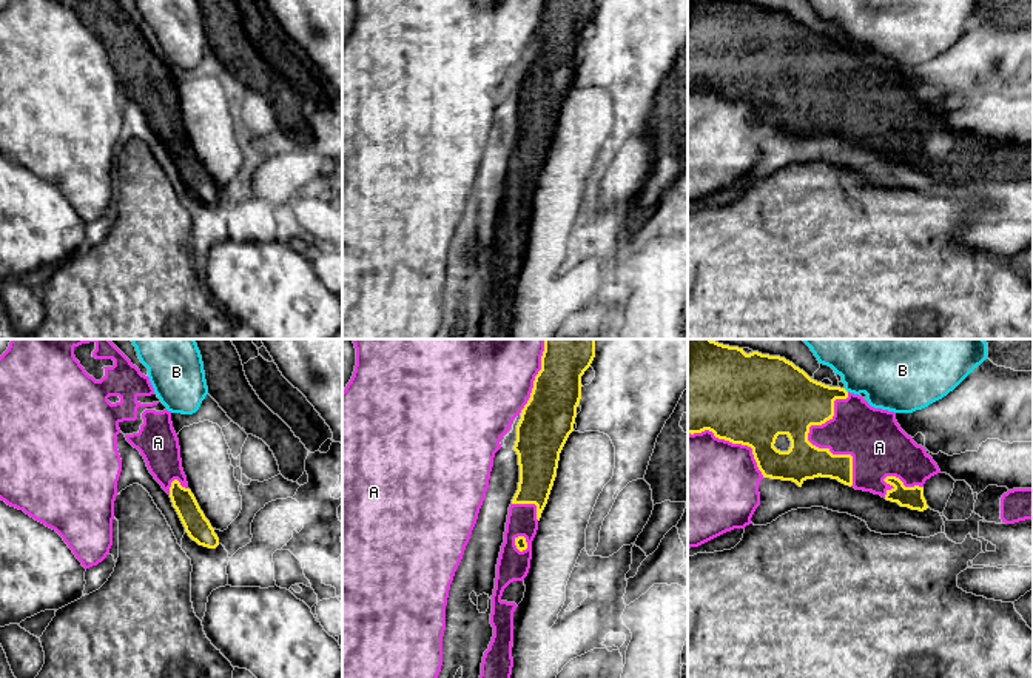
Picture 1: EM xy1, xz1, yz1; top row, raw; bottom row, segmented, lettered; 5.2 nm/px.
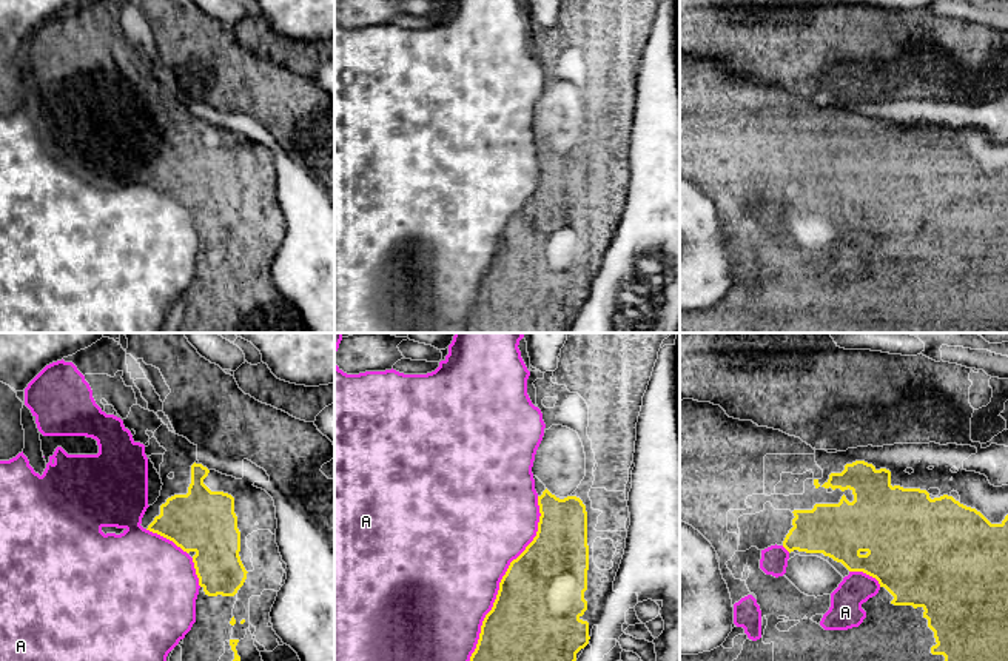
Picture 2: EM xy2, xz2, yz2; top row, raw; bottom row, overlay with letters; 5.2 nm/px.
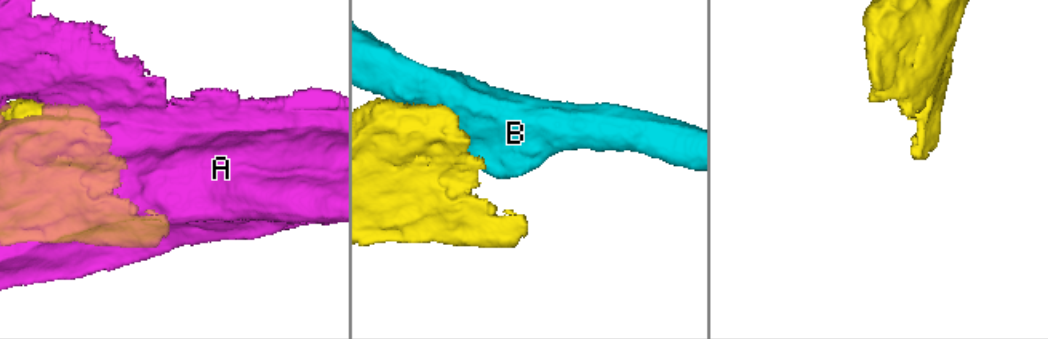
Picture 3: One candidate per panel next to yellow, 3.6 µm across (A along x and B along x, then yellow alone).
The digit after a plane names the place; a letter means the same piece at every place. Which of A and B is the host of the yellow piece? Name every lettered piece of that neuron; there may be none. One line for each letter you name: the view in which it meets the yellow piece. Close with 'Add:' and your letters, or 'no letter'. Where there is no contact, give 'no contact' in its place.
Add: no letter

